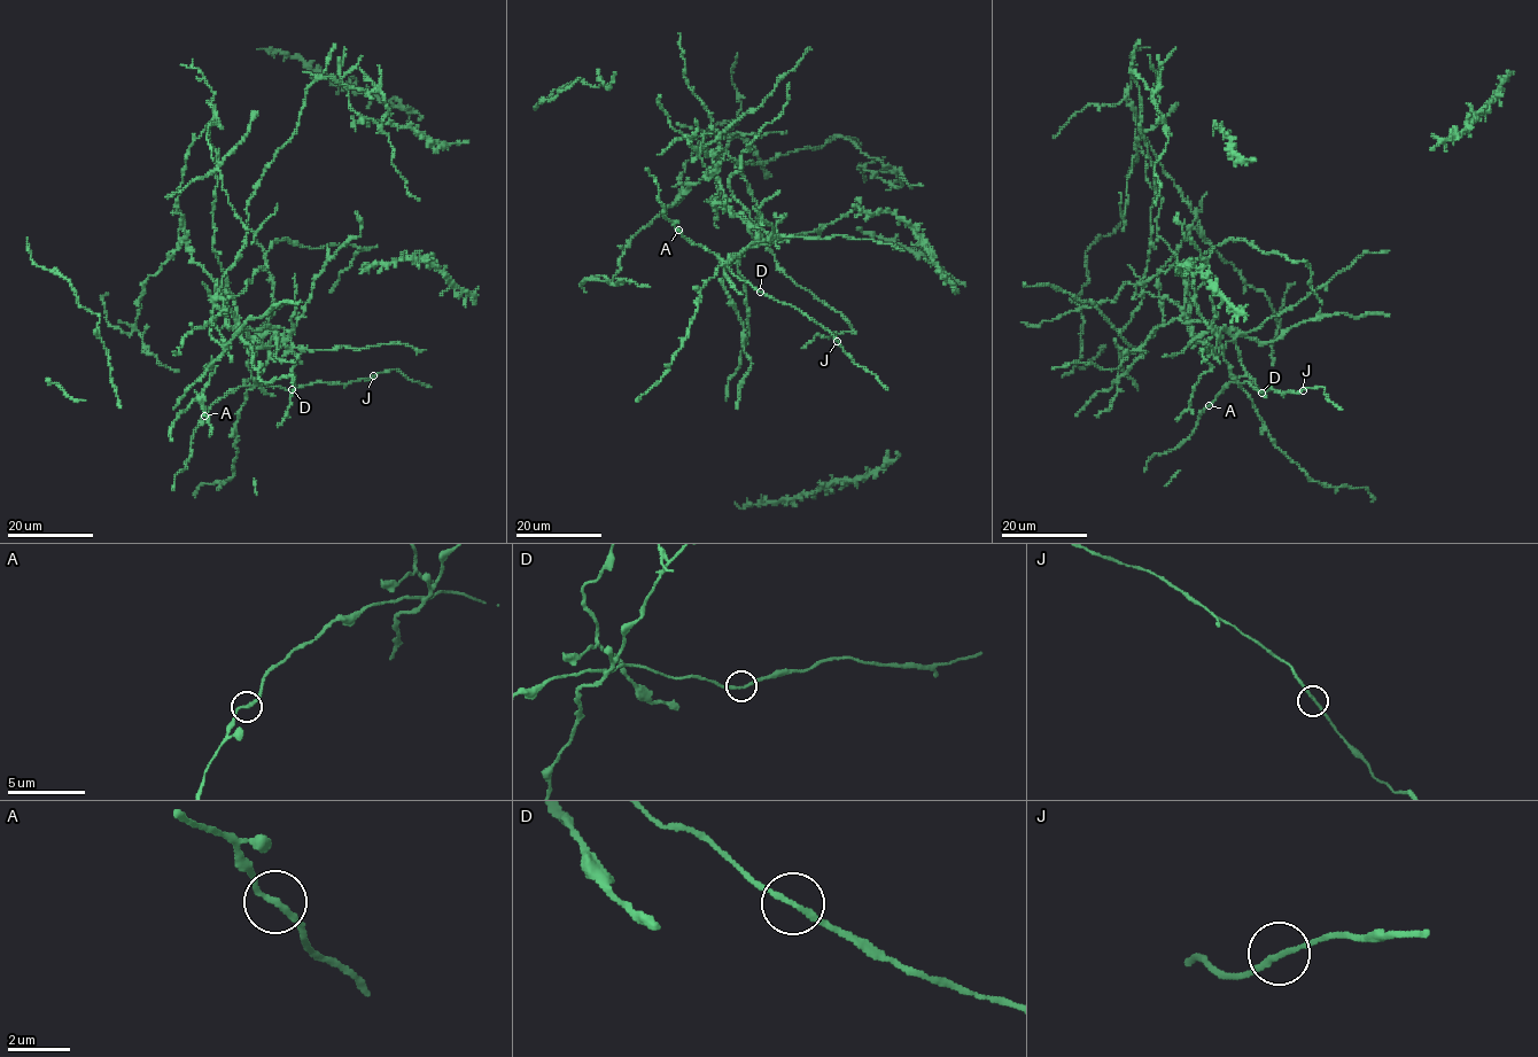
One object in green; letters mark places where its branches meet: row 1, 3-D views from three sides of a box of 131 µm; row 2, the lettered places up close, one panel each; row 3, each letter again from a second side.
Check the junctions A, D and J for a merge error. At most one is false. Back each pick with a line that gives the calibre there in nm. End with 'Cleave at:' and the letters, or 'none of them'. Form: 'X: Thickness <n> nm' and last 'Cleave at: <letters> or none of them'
A: Thickness 170 nm
Cleave at: A

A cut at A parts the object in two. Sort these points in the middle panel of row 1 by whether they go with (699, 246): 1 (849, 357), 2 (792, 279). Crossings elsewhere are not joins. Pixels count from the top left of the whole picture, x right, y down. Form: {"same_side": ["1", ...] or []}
{"same_side": ["1"]}

